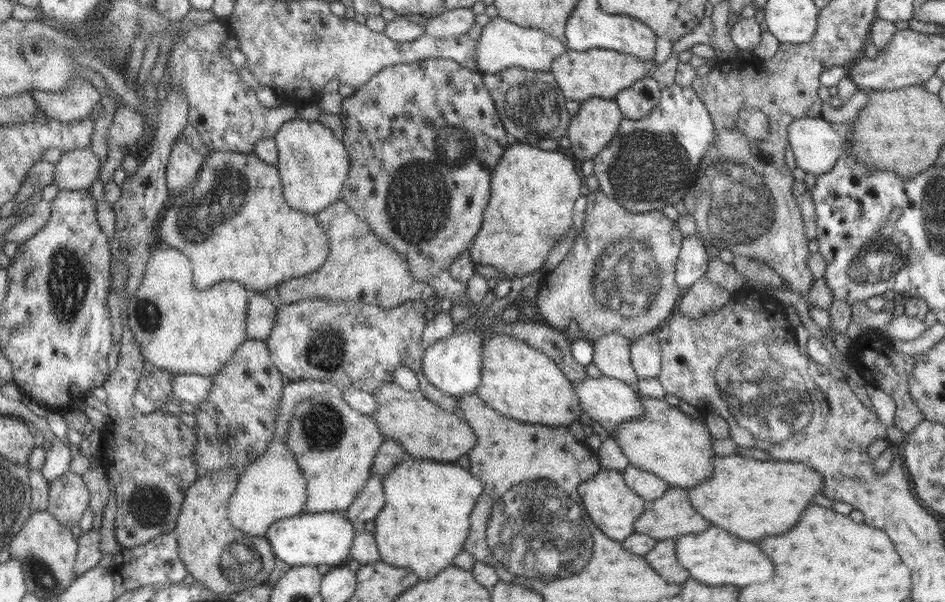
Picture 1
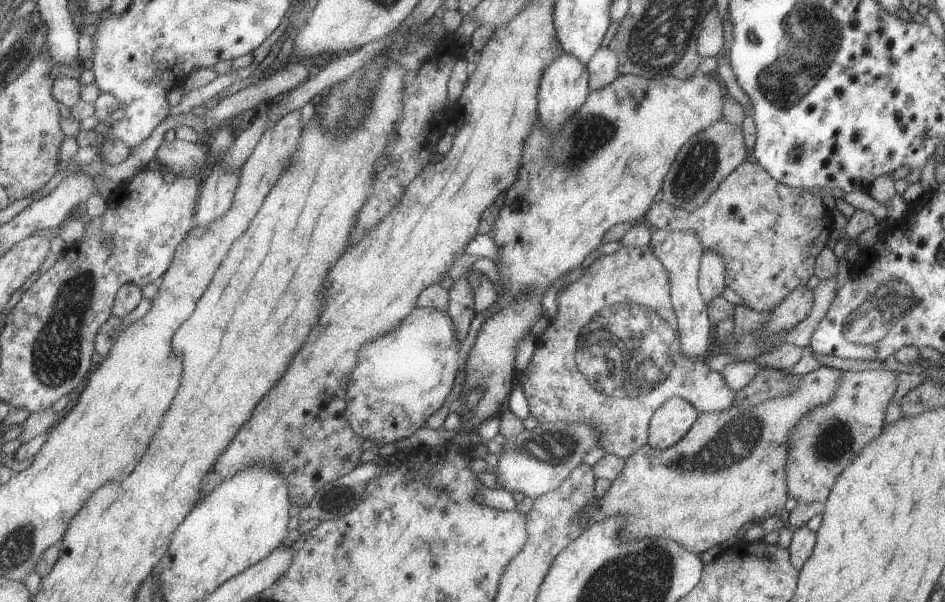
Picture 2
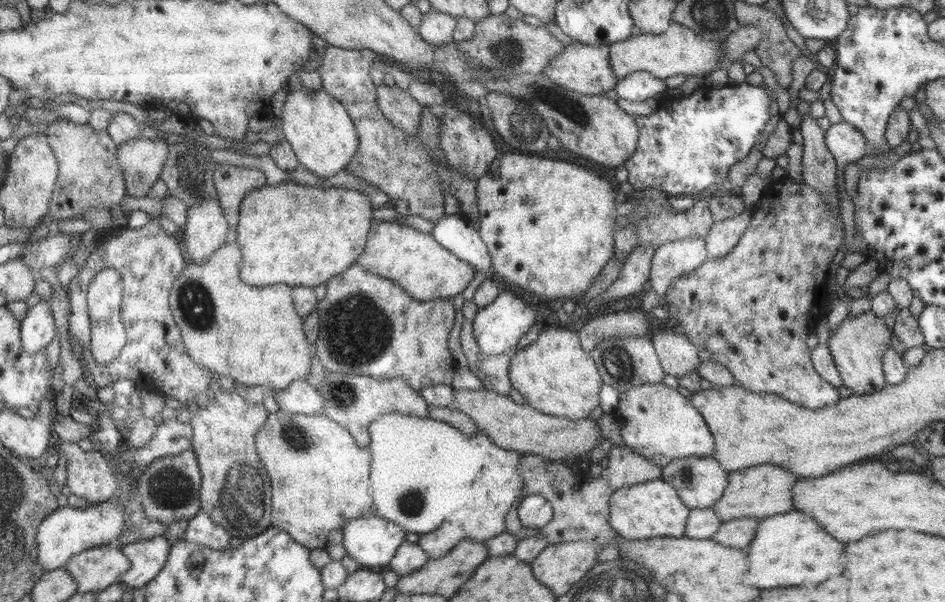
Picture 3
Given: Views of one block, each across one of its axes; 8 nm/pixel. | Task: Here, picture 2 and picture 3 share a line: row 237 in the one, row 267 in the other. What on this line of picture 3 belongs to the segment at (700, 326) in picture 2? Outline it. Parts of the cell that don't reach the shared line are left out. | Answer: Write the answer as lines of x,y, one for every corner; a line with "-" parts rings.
686,237
660,245
651,260
652,290
663,296
676,277
692,273
708,258
705,237

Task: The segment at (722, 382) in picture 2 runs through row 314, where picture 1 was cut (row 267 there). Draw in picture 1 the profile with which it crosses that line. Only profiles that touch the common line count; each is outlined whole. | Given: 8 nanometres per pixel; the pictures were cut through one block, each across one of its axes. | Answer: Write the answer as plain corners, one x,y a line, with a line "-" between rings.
600,188
590,193
586,200
586,218
582,231
558,267
540,279
534,305
554,328
566,330
574,320
579,326
581,338
596,341
605,334
617,332
624,338
636,341
658,328
662,322
669,321
676,302
685,294
686,289
674,282
674,270
677,270
681,258
681,242
685,236
676,221
666,217
662,210
646,213
630,211
616,199
604,194

